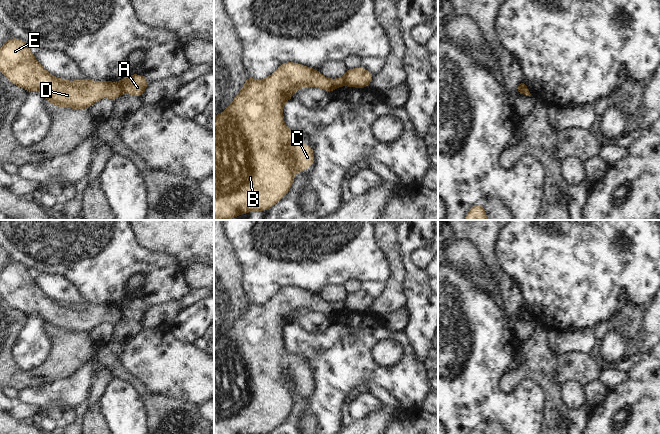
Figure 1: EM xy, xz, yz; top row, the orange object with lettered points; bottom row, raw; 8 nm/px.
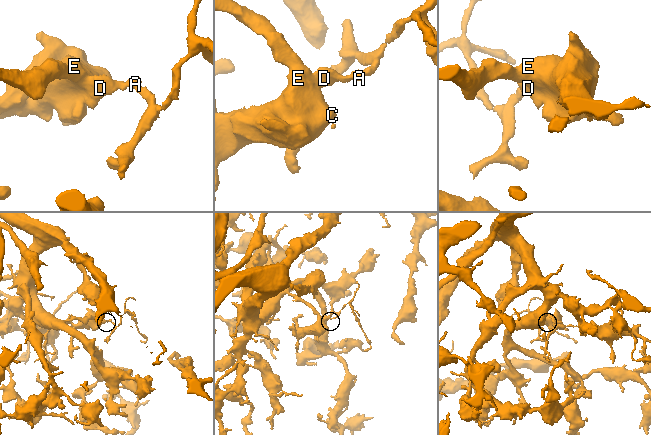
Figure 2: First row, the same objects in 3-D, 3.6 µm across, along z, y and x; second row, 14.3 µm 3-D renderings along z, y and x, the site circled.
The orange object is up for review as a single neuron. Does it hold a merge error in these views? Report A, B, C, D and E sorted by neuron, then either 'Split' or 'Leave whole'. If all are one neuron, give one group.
Groups: A / B C D E. Split

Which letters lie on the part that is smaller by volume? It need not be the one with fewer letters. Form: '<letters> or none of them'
A

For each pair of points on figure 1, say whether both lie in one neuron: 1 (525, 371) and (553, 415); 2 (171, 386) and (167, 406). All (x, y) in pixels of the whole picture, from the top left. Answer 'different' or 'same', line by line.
1: same
2: different

